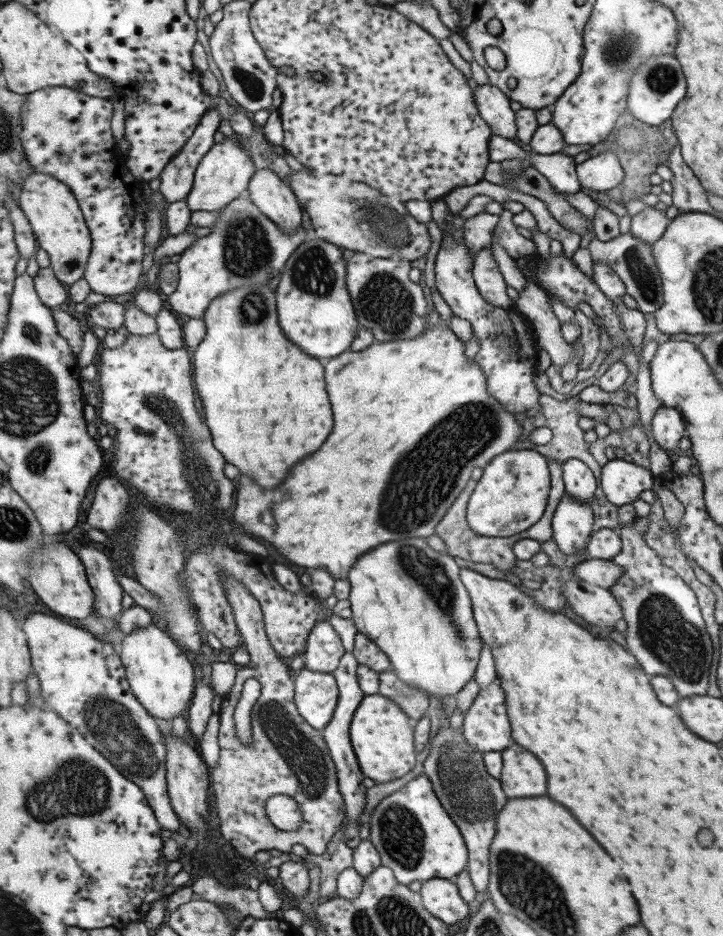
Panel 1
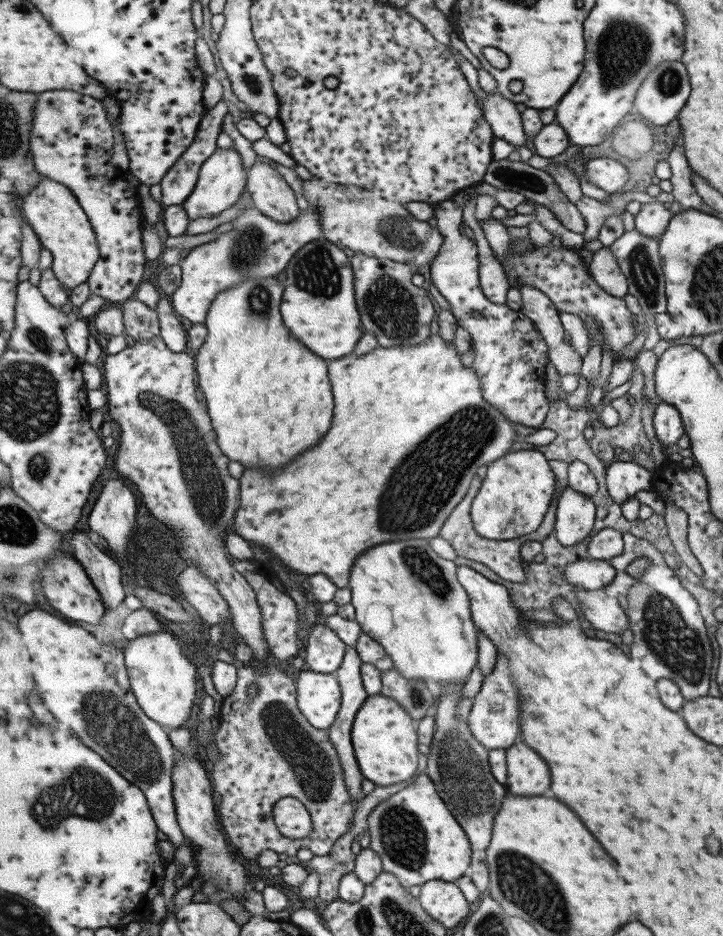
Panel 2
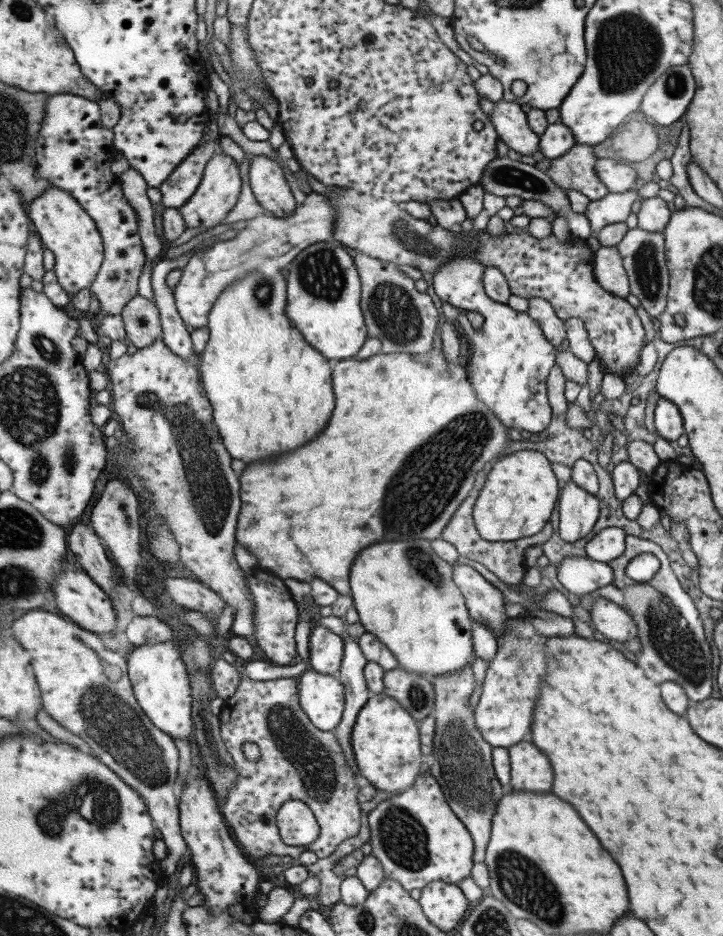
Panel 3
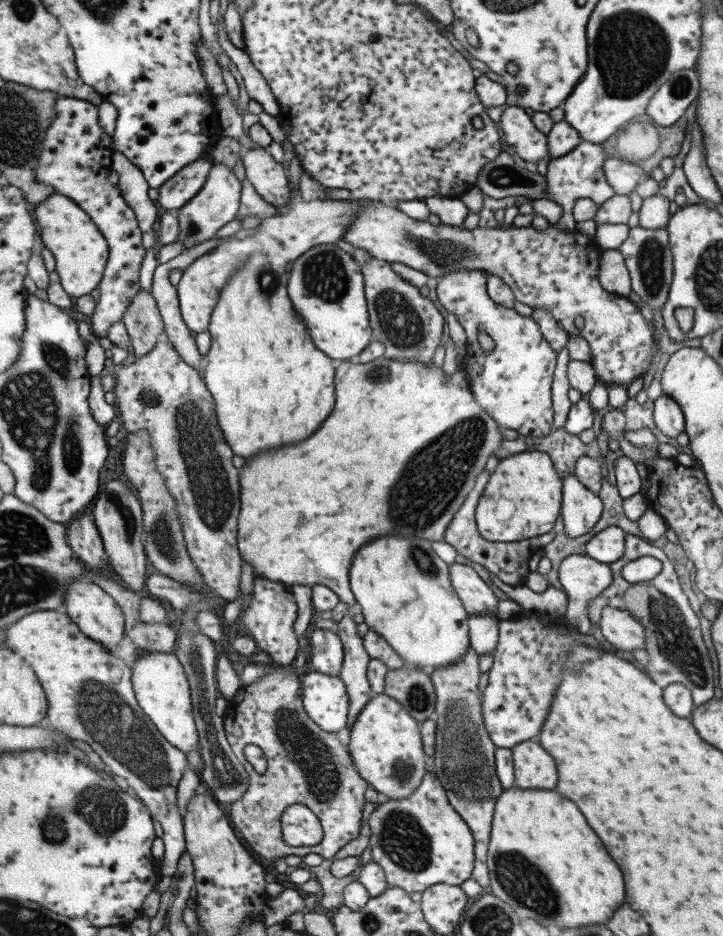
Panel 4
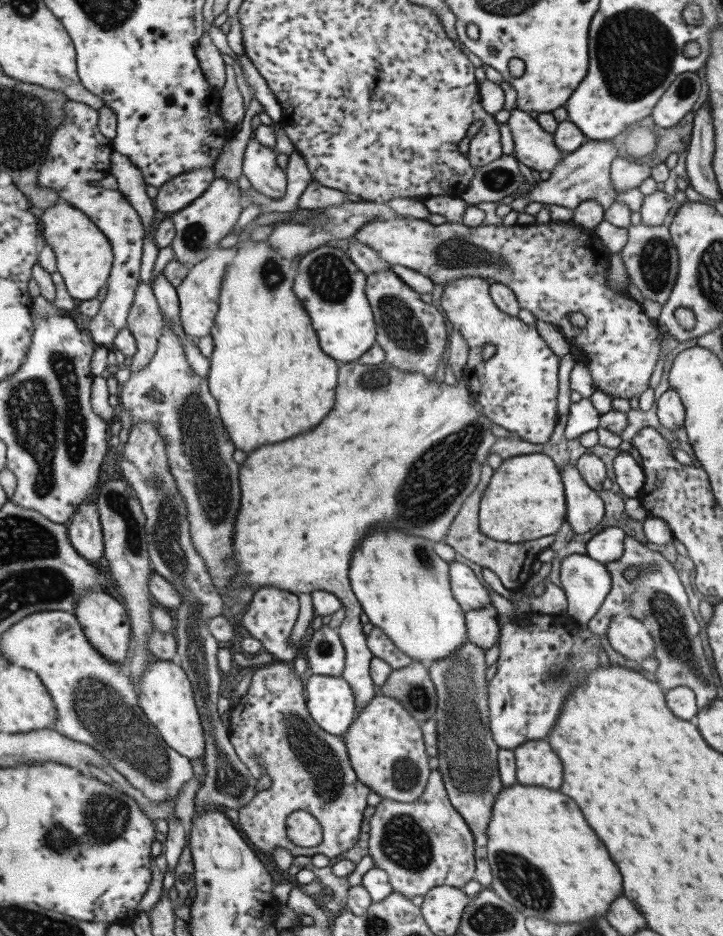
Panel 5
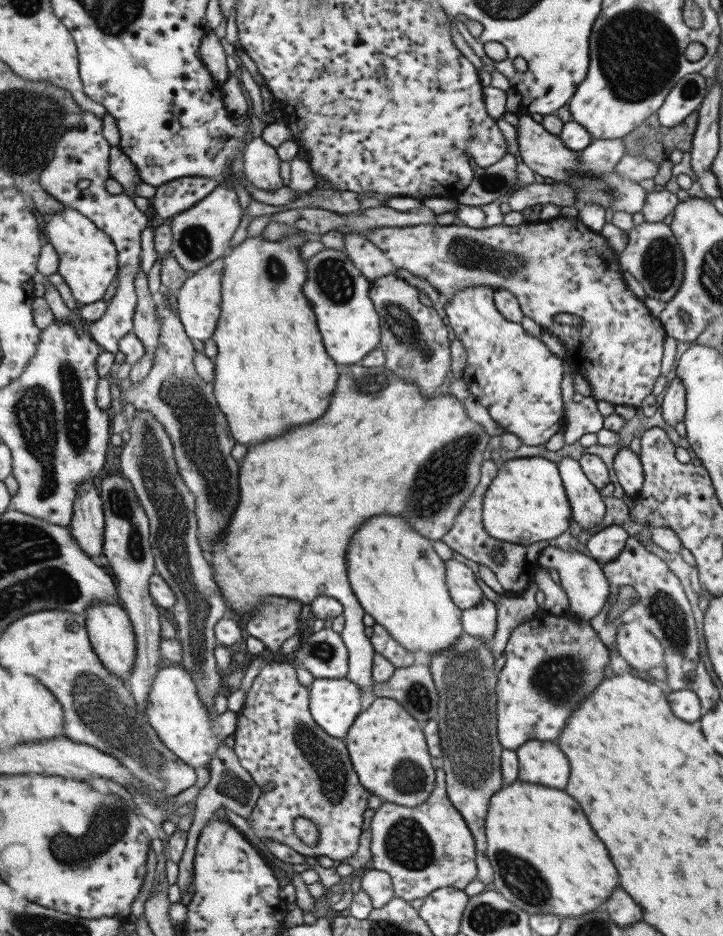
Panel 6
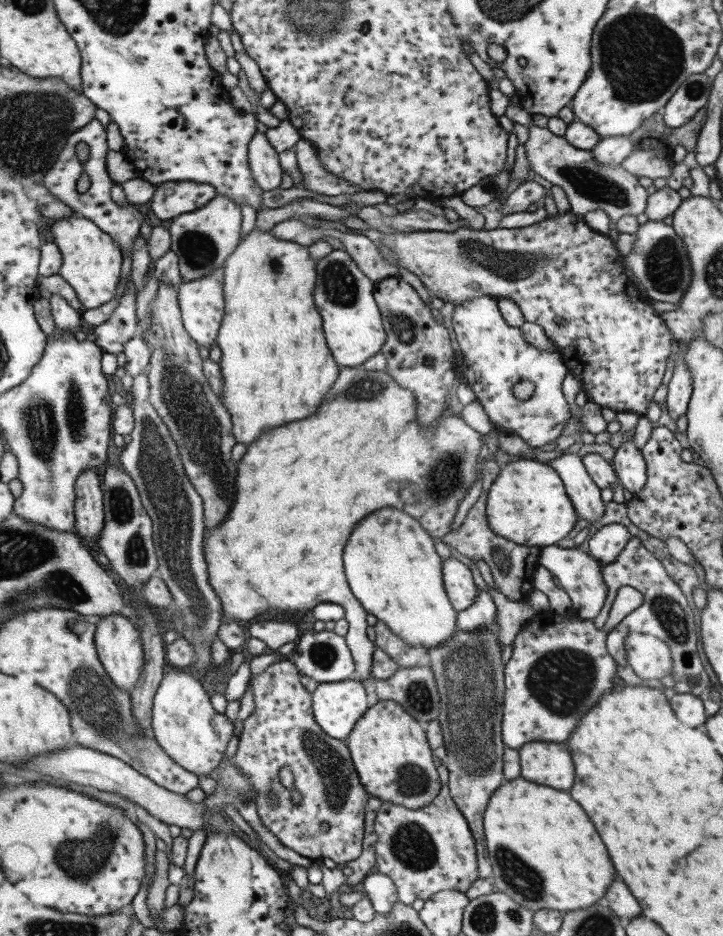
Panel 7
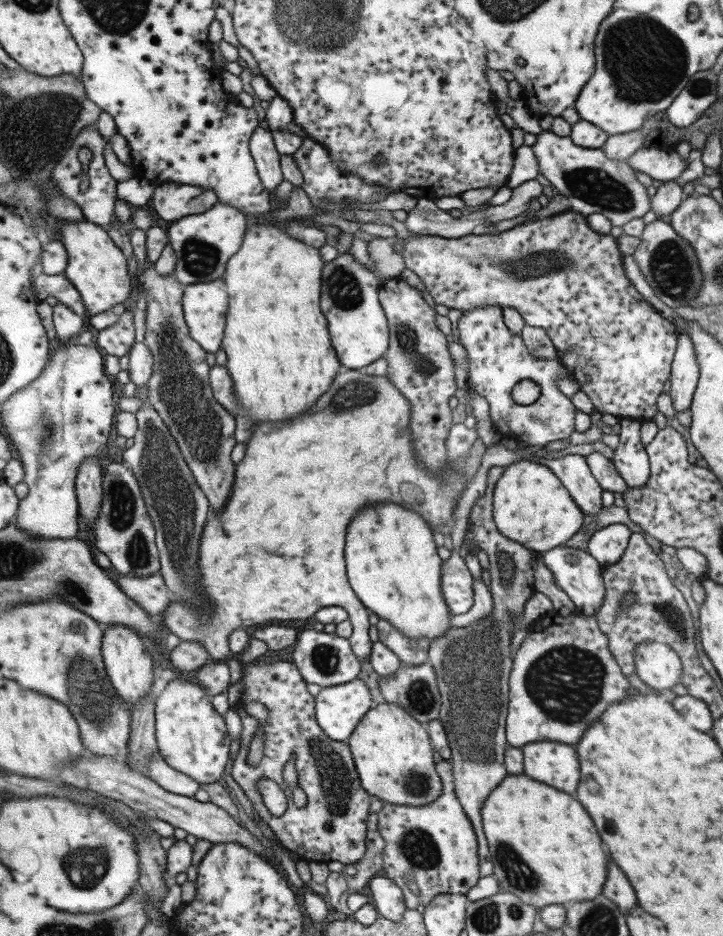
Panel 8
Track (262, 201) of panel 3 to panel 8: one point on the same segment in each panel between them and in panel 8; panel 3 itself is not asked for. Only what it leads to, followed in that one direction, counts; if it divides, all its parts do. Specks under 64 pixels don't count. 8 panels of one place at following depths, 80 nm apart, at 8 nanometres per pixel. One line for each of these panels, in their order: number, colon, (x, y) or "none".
4: (265, 174)
5: (259, 166)
6: (260, 168)
7: (263, 163)
8: (266, 159)

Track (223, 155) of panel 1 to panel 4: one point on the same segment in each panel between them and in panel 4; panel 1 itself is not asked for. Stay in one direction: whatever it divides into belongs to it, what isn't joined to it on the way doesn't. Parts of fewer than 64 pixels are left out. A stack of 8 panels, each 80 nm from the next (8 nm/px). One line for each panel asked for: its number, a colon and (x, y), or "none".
2: (221, 179)
3: (218, 188)
4: (215, 204)

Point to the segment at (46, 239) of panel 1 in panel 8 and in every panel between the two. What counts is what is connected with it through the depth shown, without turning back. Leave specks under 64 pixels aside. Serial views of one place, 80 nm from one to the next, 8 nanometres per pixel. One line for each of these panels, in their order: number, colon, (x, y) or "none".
2: (53, 210)
3: (65, 227)
4: (80, 249)
5: (84, 255)
6: (88, 262)
7: (91, 263)
8: (96, 267)

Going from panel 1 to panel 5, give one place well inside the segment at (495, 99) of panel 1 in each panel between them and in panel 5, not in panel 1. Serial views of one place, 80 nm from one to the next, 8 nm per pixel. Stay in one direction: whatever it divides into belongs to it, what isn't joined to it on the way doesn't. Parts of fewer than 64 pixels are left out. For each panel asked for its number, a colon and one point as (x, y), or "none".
2: (504, 120)
3: (509, 122)
4: (522, 137)
5: (532, 146)

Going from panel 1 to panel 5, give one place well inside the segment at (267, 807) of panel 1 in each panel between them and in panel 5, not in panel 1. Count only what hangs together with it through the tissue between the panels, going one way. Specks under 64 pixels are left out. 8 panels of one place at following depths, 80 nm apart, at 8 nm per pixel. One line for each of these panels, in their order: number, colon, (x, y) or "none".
2: (291, 818)
3: (297, 826)
4: (299, 826)
5: (302, 829)

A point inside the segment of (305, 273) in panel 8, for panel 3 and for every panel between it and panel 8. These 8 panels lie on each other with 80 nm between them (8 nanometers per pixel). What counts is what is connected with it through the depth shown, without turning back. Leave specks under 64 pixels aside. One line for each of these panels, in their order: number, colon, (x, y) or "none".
3: (269, 391)
4: (270, 385)
5: (270, 380)
6: (271, 372)
7: (275, 366)

